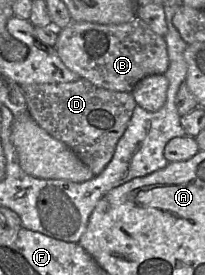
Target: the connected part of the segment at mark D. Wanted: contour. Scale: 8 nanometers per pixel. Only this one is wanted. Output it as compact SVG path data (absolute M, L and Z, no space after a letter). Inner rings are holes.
M86 79L22 86L27 111L52 137L66 144L97 175L111 161L137 106L131 92L98 87Z

